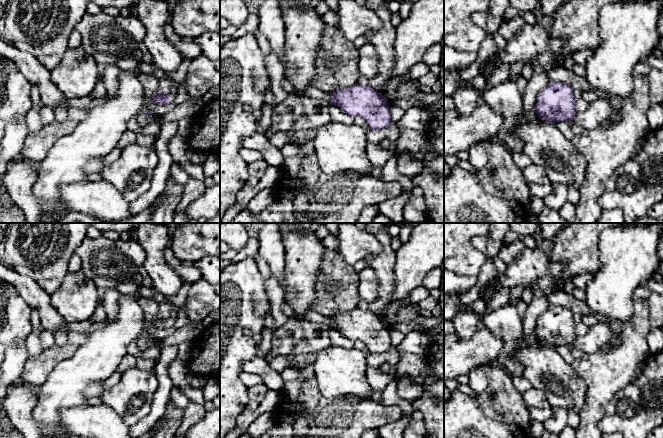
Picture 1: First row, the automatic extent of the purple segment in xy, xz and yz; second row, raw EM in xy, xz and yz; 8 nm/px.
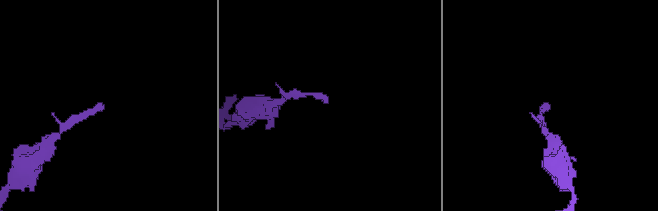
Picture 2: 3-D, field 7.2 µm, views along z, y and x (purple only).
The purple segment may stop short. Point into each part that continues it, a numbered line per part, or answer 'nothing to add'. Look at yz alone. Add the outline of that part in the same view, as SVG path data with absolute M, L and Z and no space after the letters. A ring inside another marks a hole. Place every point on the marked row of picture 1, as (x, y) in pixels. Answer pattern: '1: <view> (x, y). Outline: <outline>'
nothing to add

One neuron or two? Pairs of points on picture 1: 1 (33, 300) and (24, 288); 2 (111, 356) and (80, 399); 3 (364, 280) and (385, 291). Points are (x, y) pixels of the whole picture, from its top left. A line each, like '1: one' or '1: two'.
1: one
2: one
3: two

